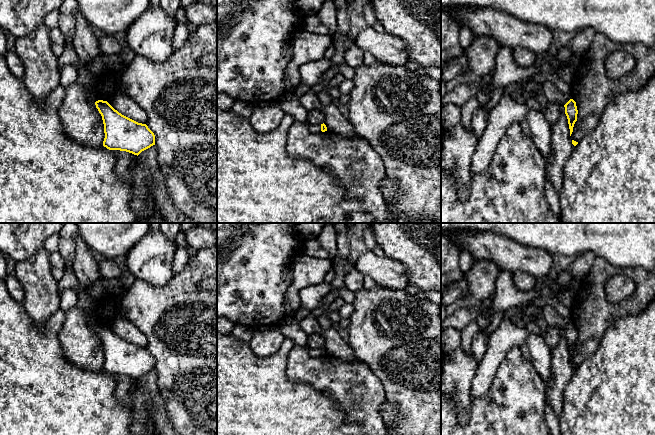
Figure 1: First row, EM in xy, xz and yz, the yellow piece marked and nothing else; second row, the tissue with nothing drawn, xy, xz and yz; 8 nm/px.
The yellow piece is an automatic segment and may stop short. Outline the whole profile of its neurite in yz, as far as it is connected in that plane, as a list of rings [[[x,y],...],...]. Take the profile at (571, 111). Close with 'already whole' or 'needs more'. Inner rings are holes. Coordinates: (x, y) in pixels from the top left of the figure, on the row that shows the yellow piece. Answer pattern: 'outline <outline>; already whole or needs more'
outline [[[570,99],[564,105],[564,107],[565,107],[565,114],[566,114],[567,119],[568,119],[570,136],[571,136],[571,134],[573,132],[574,124],[577,121],[578,110],[577,110],[576,102],[573,99]]]; already whole

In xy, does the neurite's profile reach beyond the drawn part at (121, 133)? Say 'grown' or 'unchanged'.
grown

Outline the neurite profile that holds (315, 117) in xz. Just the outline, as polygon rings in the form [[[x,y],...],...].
[[[312,109],[308,111],[306,122],[309,125],[321,125],[325,122],[325,116],[321,110]]]

